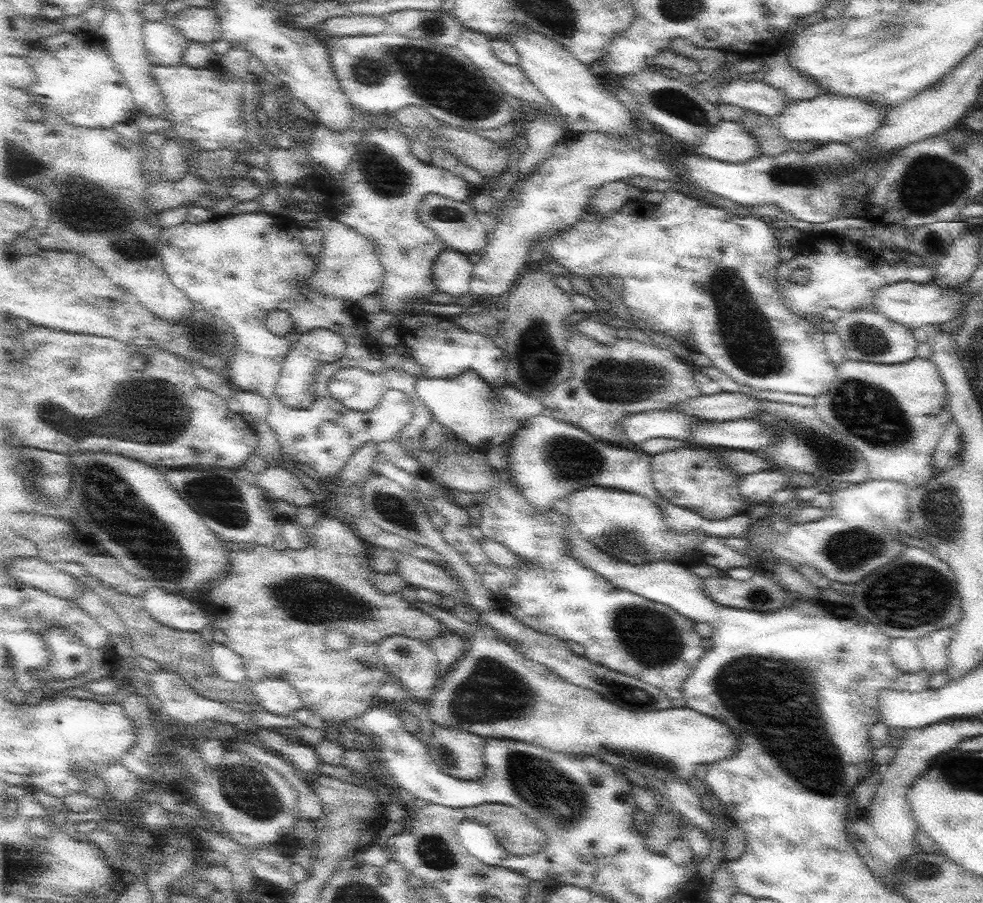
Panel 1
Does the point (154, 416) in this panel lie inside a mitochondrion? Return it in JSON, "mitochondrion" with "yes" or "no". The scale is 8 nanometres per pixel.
{"mitochondrion":"yes"}

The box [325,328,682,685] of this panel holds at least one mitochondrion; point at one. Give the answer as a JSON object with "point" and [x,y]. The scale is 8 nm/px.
{"point":[626,381]}

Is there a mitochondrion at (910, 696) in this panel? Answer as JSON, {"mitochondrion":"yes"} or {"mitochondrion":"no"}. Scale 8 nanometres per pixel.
{"mitochondrion":"no"}

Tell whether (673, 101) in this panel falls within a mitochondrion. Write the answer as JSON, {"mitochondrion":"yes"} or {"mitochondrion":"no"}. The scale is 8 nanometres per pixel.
{"mitochondrion":"yes"}

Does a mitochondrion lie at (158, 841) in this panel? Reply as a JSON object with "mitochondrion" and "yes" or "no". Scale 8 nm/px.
{"mitochondrion":"no"}

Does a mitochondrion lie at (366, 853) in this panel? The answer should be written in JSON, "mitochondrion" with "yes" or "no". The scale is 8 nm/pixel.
{"mitochondrion":"no"}

